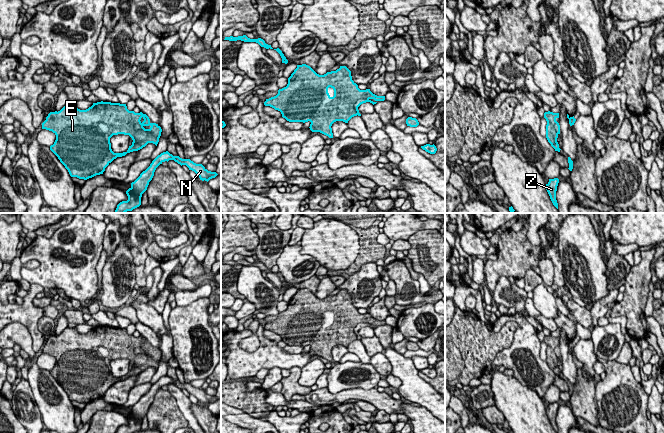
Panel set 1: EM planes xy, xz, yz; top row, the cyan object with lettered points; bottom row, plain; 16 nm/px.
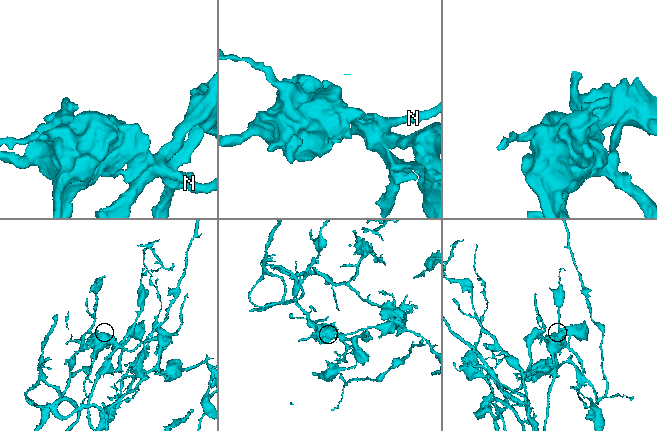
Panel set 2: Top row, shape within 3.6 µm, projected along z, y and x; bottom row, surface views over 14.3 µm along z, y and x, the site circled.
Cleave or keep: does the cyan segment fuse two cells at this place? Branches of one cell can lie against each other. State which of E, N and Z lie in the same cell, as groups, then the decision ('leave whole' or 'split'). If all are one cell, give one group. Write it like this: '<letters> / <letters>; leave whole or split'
E / N Z; split

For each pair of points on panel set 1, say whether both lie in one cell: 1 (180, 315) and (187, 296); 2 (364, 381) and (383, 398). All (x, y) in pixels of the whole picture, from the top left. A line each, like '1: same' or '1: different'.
1: different
2: different

